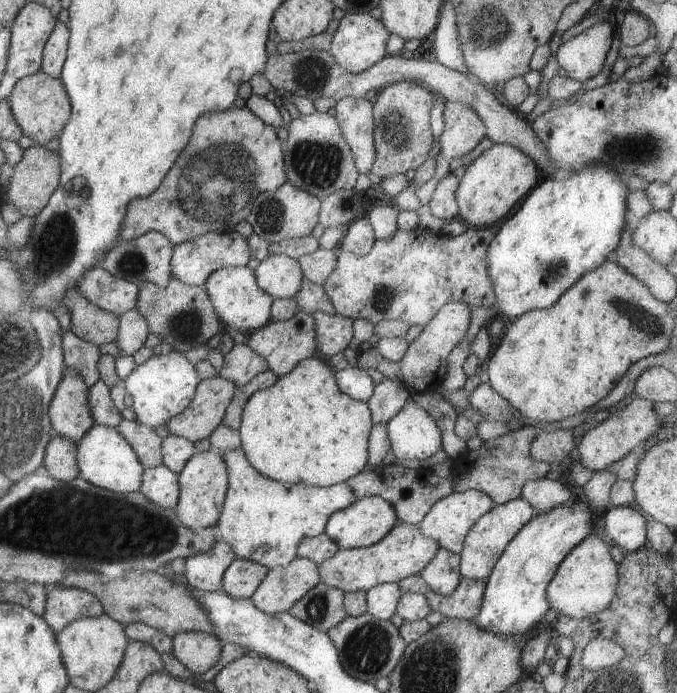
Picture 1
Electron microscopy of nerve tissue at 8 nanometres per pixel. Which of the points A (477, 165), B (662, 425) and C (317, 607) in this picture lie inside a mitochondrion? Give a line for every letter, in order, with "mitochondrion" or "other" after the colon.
A: other
B: other
C: mitochondrion

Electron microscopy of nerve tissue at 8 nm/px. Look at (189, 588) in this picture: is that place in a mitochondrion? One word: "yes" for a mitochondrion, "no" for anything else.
no

